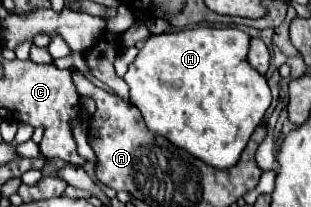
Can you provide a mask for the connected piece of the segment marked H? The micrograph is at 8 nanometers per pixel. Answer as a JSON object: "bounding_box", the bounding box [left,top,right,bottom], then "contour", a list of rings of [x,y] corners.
{"bounding_box":[124,26,272,168],"contour":[[[200,26],[172,34],[154,34],[146,40],[134,64],[124,74],[124,82],[130,86],[130,102],[142,112],[142,118],[152,132],[166,136],[172,144],[186,148],[192,156],[198,156],[214,168],[230,168],[238,162],[244,146],[272,102],[266,78],[246,60],[248,48],[250,36],[238,28]]]}

